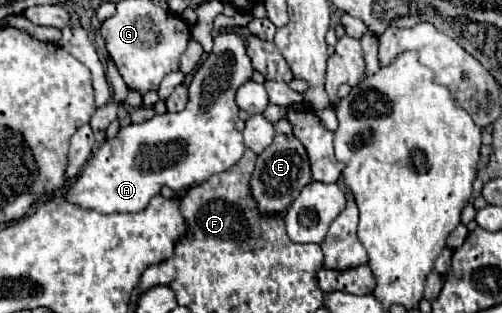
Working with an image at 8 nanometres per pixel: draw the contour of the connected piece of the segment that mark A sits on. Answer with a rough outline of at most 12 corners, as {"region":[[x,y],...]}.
{"region":[[218,32],[186,108],[120,128],[64,198],[140,212],[246,150],[234,96],[254,68]]}

